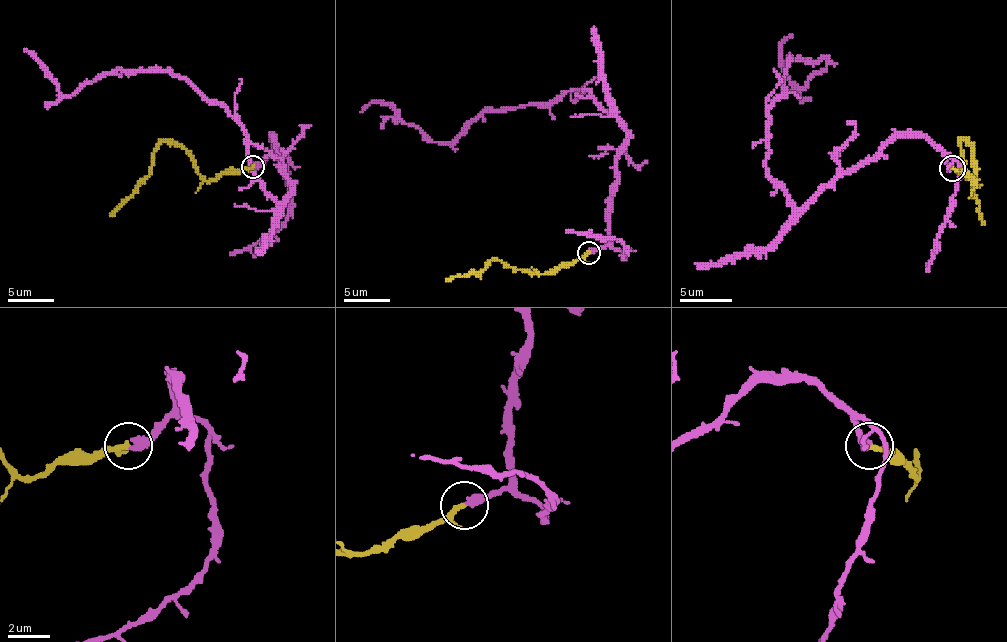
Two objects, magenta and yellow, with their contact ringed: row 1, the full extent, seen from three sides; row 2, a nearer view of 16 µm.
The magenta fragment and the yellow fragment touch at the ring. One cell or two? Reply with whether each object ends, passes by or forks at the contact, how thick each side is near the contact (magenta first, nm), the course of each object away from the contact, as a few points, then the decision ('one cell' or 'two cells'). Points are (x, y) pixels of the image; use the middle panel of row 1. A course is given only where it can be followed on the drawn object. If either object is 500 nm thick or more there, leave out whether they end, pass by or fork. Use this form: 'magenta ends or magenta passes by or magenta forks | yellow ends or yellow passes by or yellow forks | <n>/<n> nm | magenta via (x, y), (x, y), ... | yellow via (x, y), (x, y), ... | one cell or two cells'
magenta ends | yellow passes by | 380/190 nm | magenta via (589, 253), (608, 241), (626, 142), (589, 91), (483, 110), (450, 142), (381, 103), (360, 112) | yellow via (589, 253), (561, 262), (543, 274), (522, 271), (497, 260), (480, 271), (446, 281) | one cell

